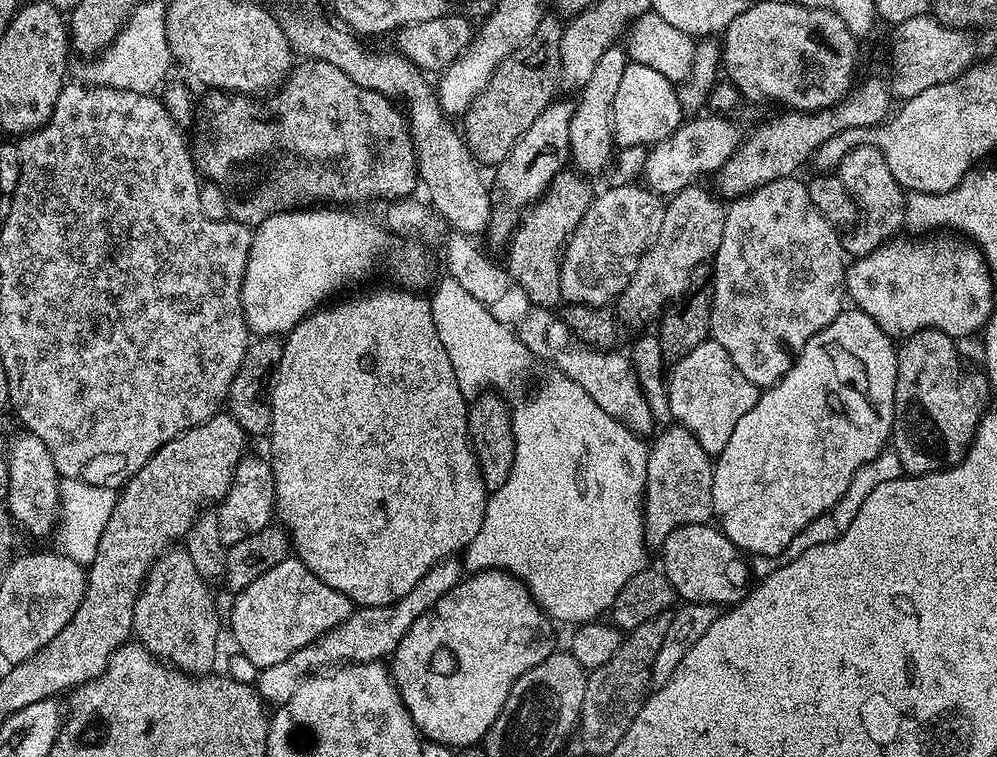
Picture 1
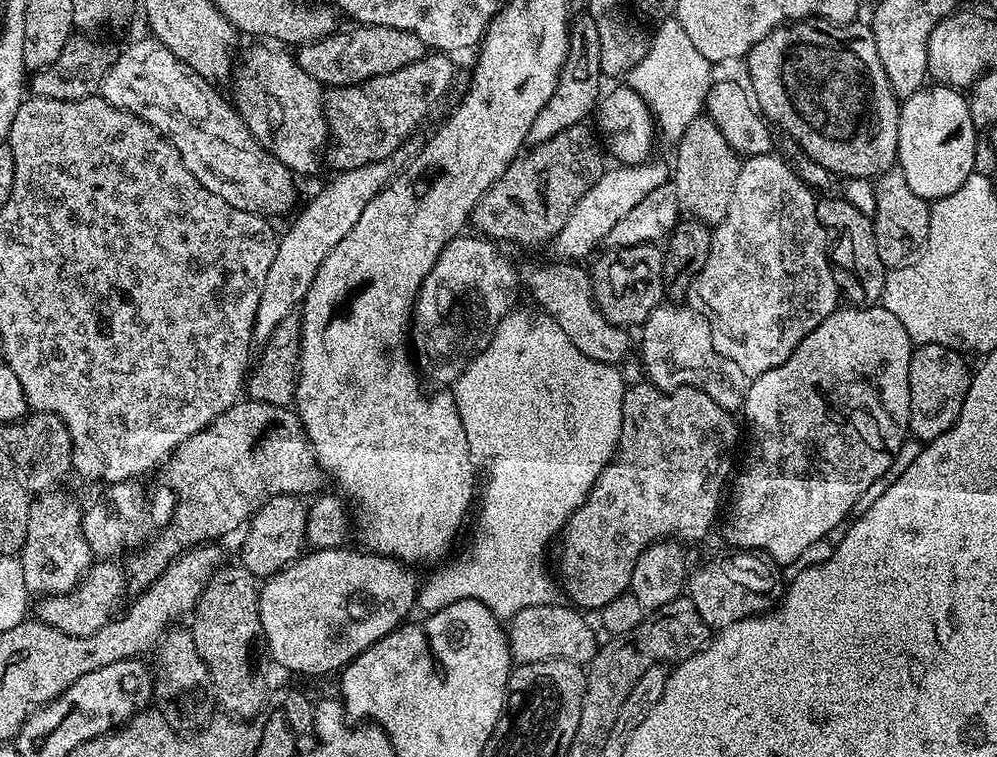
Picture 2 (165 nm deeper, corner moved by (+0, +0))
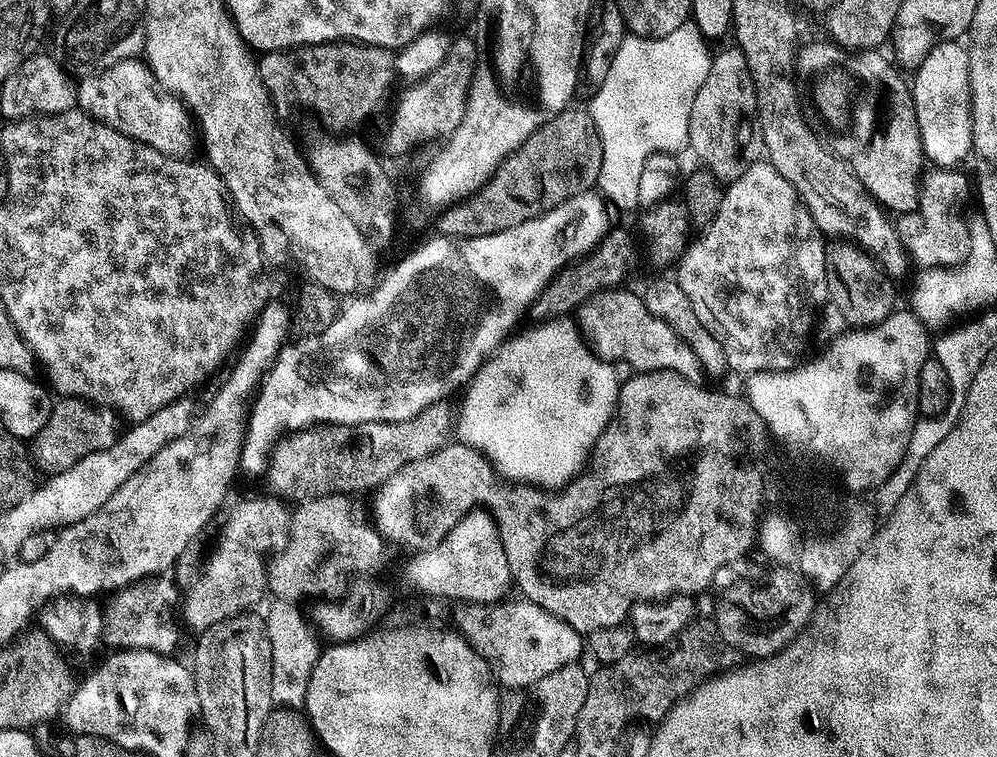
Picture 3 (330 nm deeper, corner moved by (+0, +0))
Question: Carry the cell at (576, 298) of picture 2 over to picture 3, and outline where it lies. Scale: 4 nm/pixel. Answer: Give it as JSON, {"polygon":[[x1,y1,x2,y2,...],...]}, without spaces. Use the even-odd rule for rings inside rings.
{"polygon":[[627,287,608,288,605,292,596,292,591,298,584,301,578,309,578,323,585,339,592,345,592,351,602,359,609,362,621,360,629,364,632,370,641,372,677,372,695,384,701,383,702,365,698,354,692,349,683,338,676,333,662,318,650,314,644,305,644,297,639,291,627,292]]}

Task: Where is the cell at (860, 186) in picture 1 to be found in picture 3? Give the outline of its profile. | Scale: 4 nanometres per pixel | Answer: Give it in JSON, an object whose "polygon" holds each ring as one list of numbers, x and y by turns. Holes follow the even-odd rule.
{"polygon":[[950,168,925,171,920,182,919,208,899,217,898,231,904,249,915,263,920,263,921,269,955,268,968,256,970,220,964,217,964,207,968,196,970,200,970,180,960,172]]}

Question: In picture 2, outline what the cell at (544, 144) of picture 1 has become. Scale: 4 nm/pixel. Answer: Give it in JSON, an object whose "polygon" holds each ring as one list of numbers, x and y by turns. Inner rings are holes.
{"polygon":[[580,14,580,16,571,21,570,35,568,38,568,54,566,62,560,66,560,77,550,94,550,100,542,106,542,110,536,112,534,124,528,128,527,143,535,146,554,138,554,134,562,134,562,130,570,130,570,126,585,123,597,111,597,105,601,101,602,89,600,82,602,75,599,68,599,40,598,26,595,24,595,18,592,14]]}

